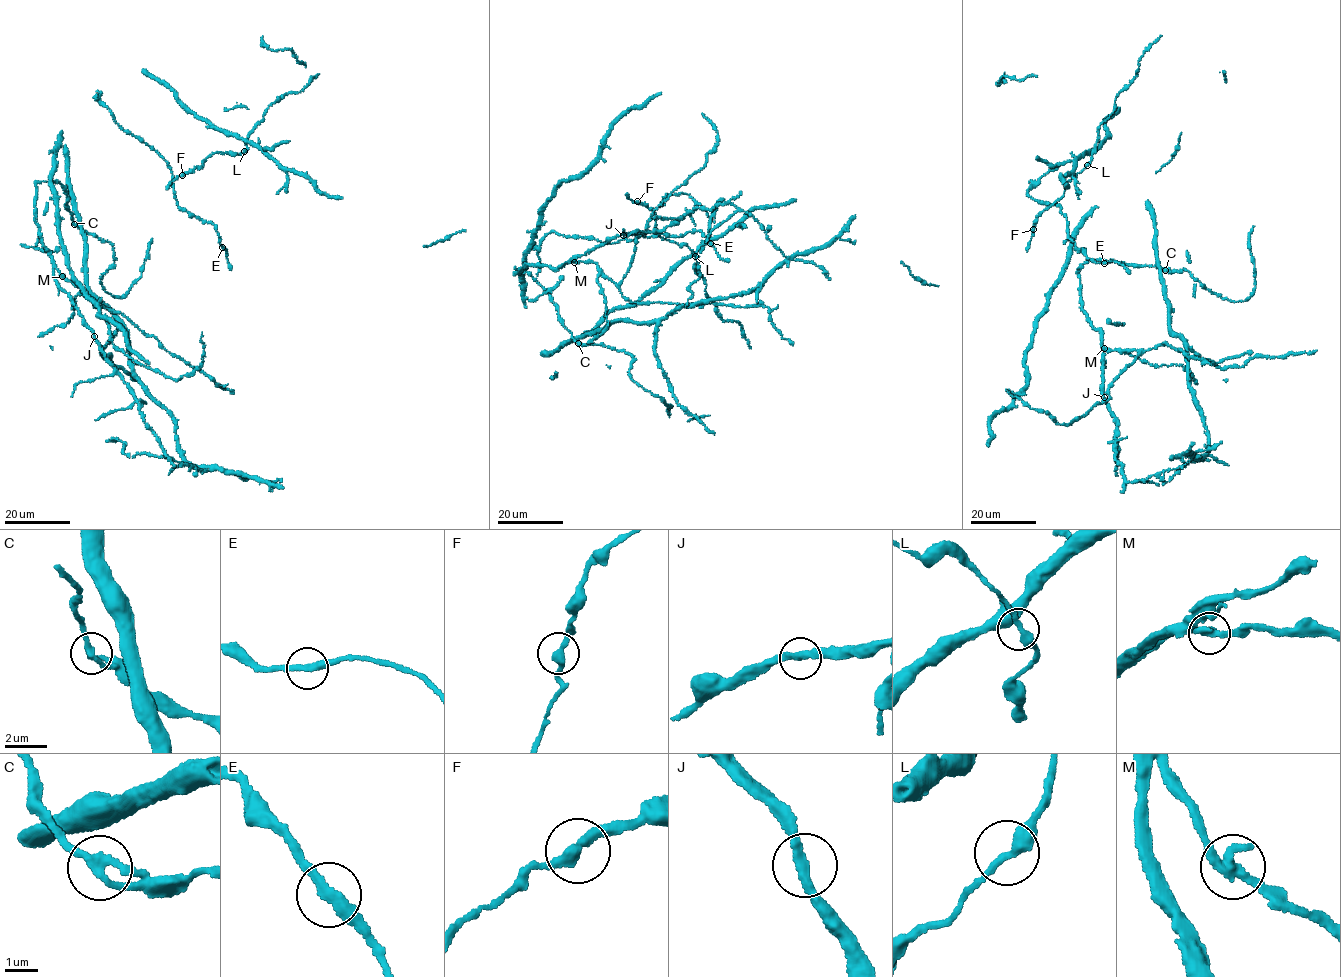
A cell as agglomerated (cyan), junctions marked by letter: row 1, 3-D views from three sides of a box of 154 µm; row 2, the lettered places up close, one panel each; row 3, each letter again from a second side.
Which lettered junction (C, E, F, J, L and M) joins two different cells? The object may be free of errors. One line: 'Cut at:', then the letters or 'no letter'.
Cut at: no letter

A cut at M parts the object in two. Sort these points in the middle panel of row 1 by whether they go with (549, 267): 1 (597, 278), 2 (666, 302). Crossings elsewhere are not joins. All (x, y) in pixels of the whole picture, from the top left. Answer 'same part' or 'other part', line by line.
1: other part
2: other part

